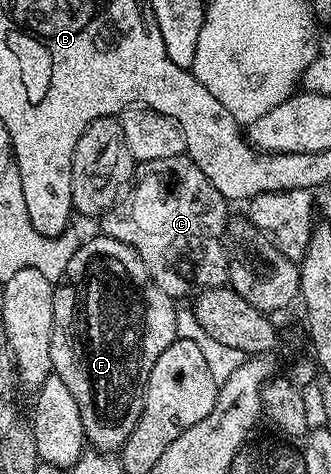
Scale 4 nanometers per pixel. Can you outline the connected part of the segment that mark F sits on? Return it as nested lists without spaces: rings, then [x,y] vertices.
[[[97,234],[93,240],[86,241],[69,258],[68,265],[64,268],[64,281],[61,284],[57,283],[55,289],[54,330],[52,331],[52,341],[50,342],[53,373],[58,378],[62,378],[62,382],[66,382],[70,394],[74,397],[74,402],[78,402],[78,414],[82,414],[82,430],[84,431],[85,441],[95,451],[109,454],[119,453],[121,446],[126,442],[126,438],[130,438],[130,430],[134,430],[134,426],[142,414],[144,388],[148,385],[150,370],[154,370],[154,362],[158,362],[158,354],[162,354],[162,350],[166,350],[166,346],[170,346],[178,338],[175,326],[177,305],[174,303],[173,297],[167,296],[148,276],[148,271],[142,262],[142,258],[138,258],[138,254],[133,248],[103,234]]]

